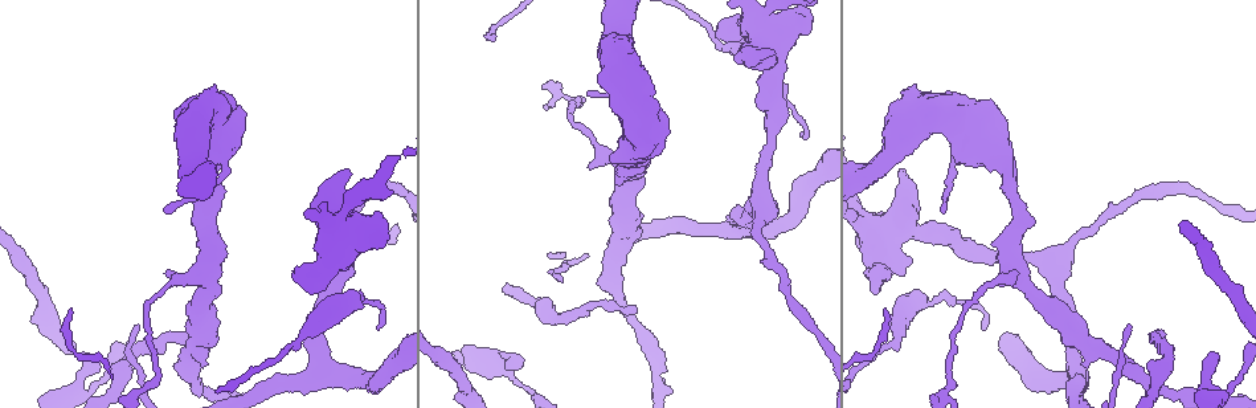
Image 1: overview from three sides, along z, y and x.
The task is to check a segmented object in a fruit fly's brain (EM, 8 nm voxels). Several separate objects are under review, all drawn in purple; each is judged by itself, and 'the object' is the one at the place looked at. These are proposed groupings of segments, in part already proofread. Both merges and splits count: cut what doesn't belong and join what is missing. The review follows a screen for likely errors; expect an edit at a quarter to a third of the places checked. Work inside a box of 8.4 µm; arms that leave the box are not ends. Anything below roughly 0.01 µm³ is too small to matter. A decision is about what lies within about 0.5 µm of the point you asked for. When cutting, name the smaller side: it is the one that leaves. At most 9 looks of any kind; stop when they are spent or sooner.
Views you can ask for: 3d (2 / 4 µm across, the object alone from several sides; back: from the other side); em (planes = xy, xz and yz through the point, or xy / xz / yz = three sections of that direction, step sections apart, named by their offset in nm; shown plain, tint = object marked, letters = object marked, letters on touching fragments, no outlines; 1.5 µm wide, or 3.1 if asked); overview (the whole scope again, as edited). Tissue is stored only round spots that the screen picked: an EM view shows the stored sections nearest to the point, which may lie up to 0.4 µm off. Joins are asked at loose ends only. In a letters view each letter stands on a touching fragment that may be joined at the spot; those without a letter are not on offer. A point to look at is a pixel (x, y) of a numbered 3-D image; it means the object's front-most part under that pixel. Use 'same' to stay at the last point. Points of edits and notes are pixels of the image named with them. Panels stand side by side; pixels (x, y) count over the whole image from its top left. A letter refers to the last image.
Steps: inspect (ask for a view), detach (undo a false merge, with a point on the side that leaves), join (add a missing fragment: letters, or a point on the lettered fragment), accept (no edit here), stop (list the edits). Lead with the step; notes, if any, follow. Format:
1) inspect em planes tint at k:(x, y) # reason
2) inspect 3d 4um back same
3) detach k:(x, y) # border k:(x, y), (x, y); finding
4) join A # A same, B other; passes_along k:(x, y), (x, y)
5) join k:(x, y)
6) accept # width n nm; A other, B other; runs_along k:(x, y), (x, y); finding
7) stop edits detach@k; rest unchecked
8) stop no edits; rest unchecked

inspect em planes plain at 1:(1082, 231) # sudden change in width

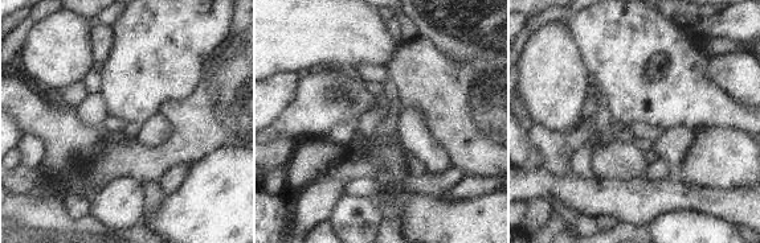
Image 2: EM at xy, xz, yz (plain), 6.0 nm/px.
inspect em planes letters same

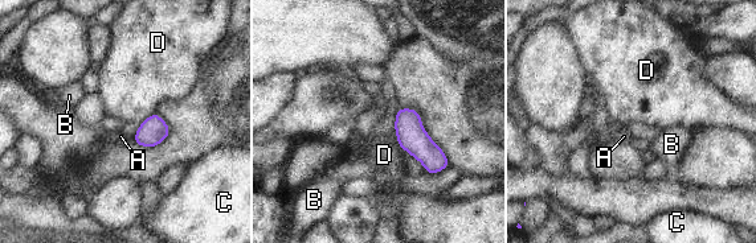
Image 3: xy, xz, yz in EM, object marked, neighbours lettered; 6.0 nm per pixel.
accept # longest_contact D 140 nm; A other, B other, C other, D other; border 3:(393, 128), (401, 149); continuous, no second neuron

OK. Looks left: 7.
inspect em planes plain at 1:(1164, 391) # narrows sharply

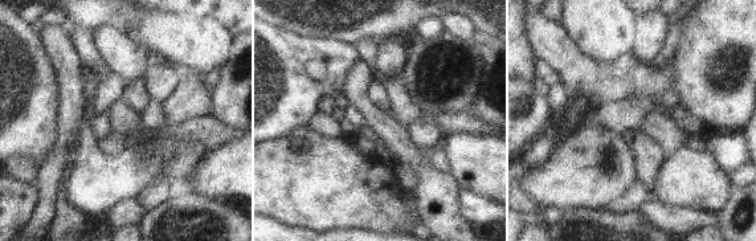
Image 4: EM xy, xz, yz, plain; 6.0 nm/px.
inspect em planes tint same

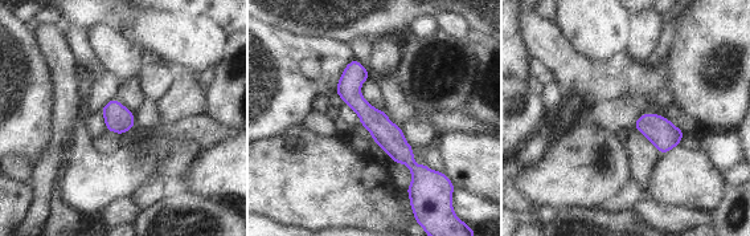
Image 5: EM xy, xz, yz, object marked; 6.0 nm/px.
inspect em planes letters same

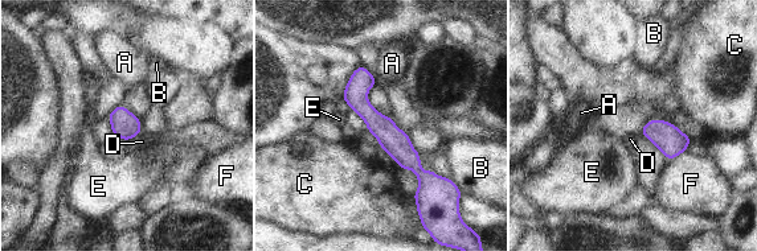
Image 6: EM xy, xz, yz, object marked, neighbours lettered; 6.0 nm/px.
accept # width 50 nm; A other, B other, C other, D other, E other, F other; runs_along 6:(360, 70), (361, 107), (414, 164), (422, 193); continuous, no second neuron

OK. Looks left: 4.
inspect 3d 4um at 1:(1215, 353) # free end

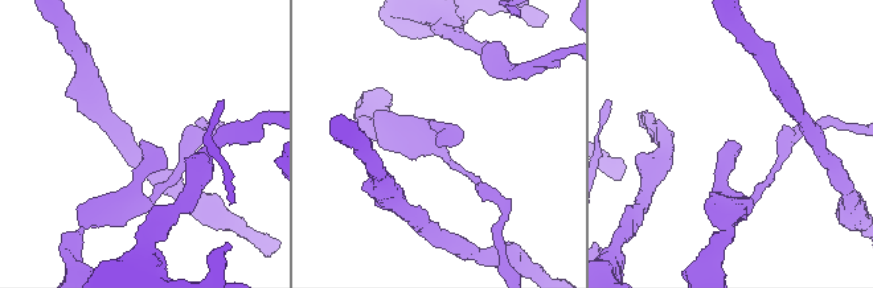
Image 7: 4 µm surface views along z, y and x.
inspect em xy step 8 tint at 7:(141, 144)

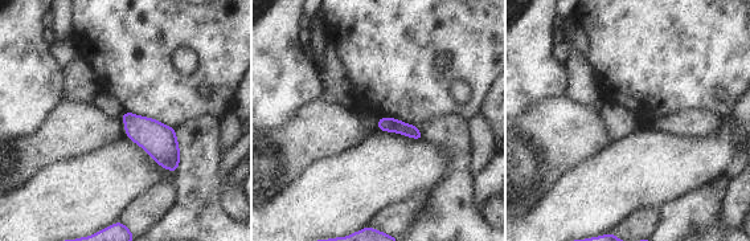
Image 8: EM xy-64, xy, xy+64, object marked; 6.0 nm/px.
inspect em planes letters same # cut it another way

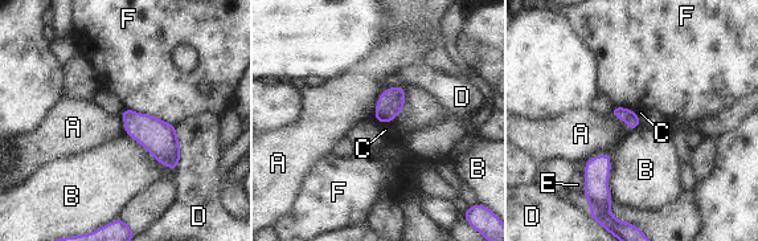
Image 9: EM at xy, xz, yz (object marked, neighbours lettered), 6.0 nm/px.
accept # longest_contact B 380 nm; A other, B other, C other, D other, E other, F other; border 9:(382, 89), (373, 118); none of them fits

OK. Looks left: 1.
inspect em planes letters at 1:(1004, 162) # thick turns thin

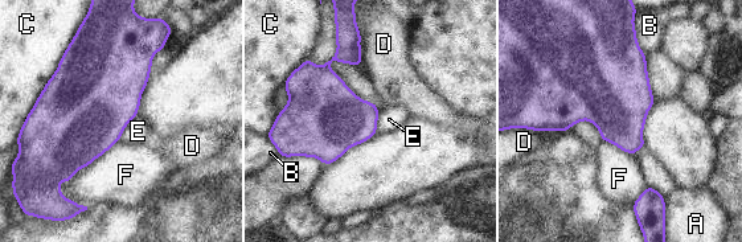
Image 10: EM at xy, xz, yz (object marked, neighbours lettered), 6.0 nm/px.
accept # width 480 nm; A other, B other, C other, D other, E other, F other; border 10:(118, 140), (66, 181), (32, 179); all the same neuron

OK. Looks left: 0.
stop no edits; rest unchecked

